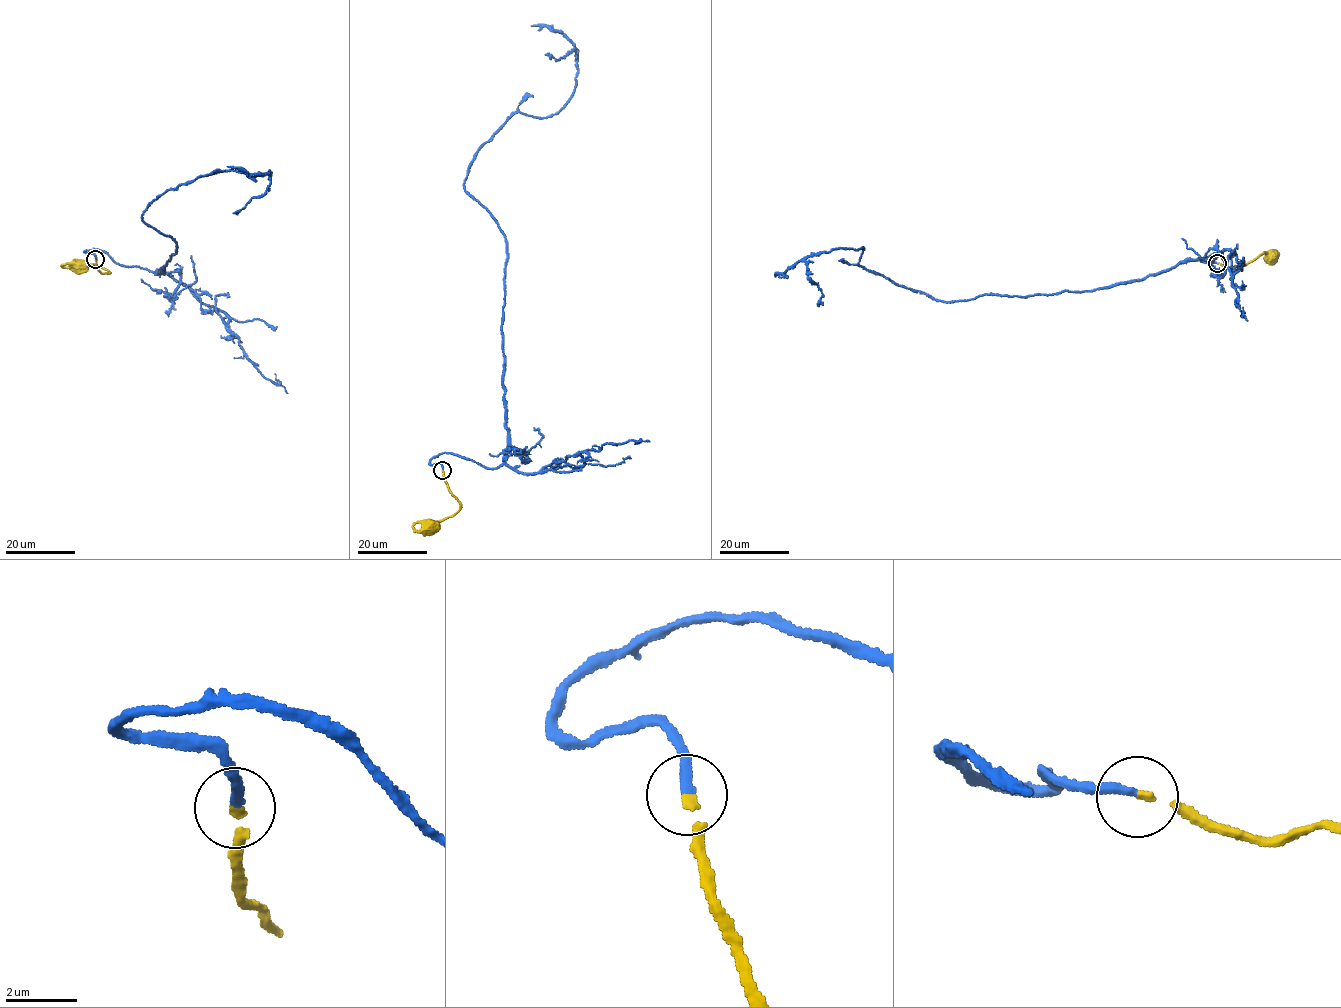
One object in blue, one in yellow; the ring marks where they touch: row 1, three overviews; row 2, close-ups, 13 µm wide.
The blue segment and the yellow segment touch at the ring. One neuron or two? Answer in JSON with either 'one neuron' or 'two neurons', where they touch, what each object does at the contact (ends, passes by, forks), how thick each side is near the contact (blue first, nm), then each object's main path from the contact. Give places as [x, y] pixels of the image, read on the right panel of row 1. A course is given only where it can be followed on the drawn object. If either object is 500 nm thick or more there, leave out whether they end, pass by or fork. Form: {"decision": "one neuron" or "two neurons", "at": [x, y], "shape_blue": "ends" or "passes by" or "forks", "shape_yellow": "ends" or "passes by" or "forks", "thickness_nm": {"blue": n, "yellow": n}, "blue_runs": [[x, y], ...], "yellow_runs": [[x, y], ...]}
{"decision": "one neuron", "at": [1217, 263], "shape_blue": "ends", "shape_yellow": "ends", "thickness_nm": {"blue": 260, "yellow": 190}, "blue_runs": [[1217, 263], [947, 302], [867, 270], [863, 246], [831, 249], [805, 259], [818, 306]], "yellow_runs": [[1217, 263], [1239, 266], [1263, 253], [1271, 258]]}

